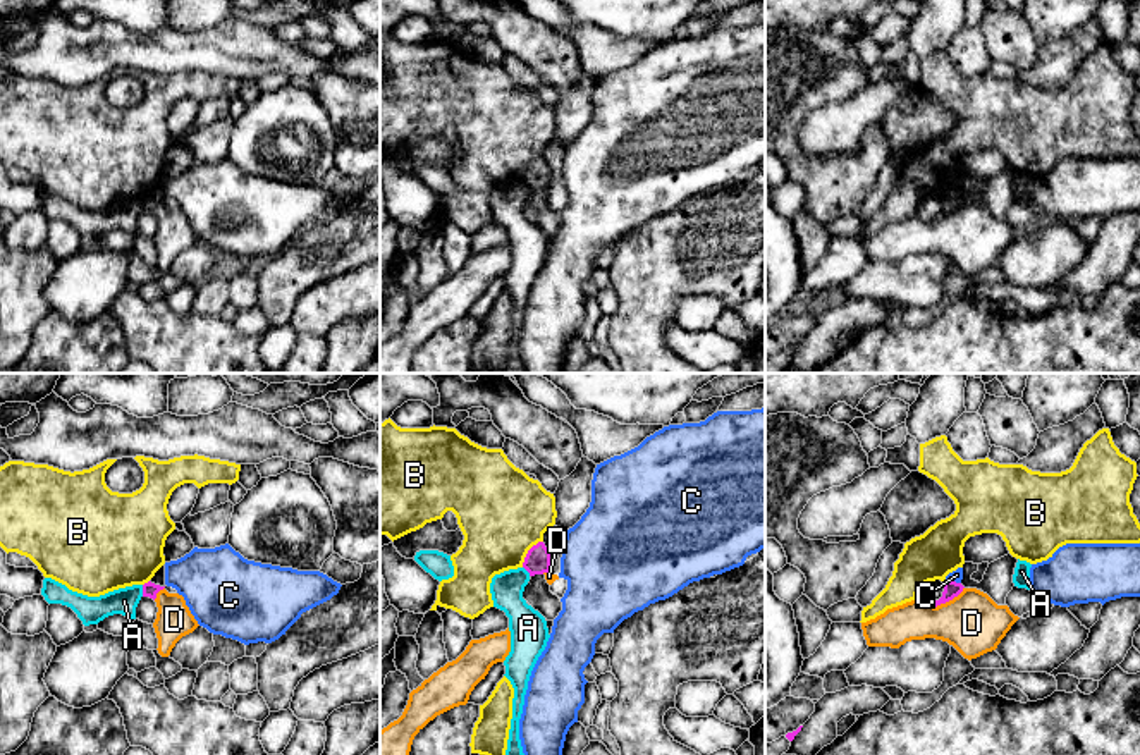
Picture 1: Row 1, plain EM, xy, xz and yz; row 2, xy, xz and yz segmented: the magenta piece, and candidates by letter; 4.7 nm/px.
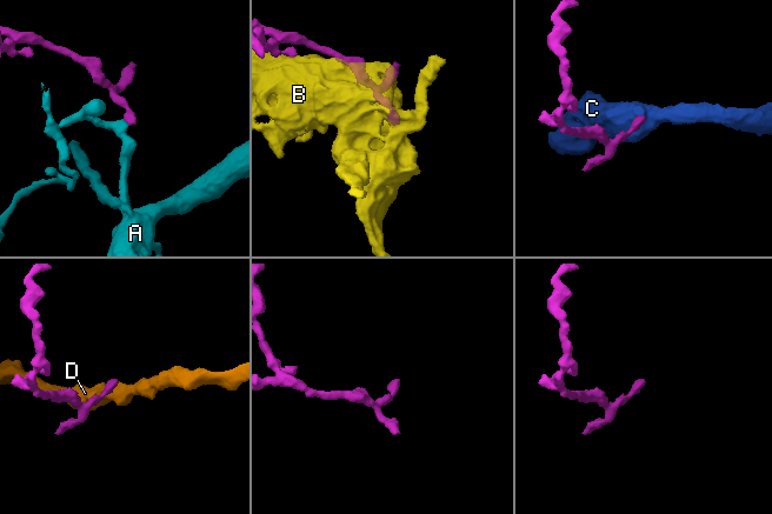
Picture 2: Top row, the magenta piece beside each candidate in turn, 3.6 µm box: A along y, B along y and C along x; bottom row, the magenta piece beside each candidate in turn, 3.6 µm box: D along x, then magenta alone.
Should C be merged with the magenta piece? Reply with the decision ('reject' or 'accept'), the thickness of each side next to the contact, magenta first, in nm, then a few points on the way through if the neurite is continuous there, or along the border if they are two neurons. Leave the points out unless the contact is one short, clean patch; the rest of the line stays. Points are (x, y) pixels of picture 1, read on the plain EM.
reject; 80 nm thick on the magenta side, 50 nm on the other; border along yz (946, 193), (960, 198)

